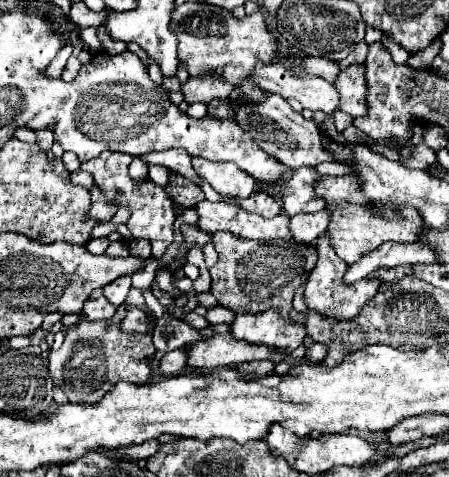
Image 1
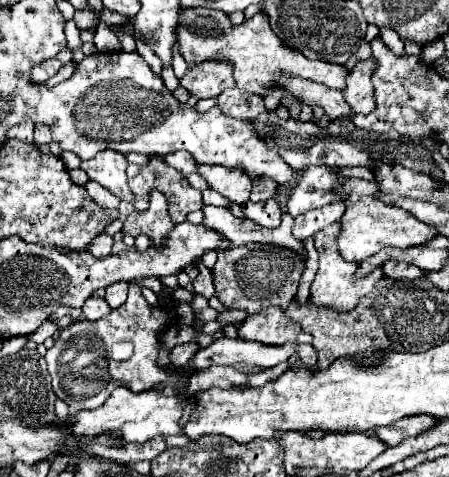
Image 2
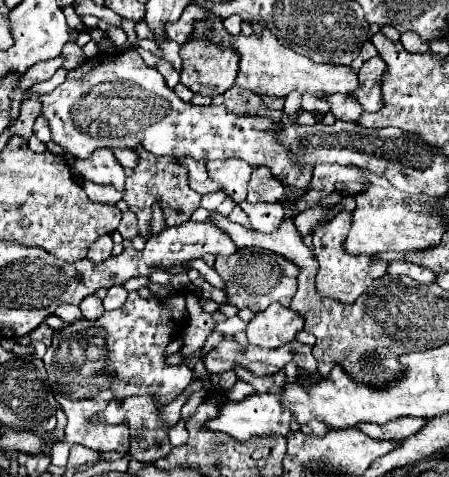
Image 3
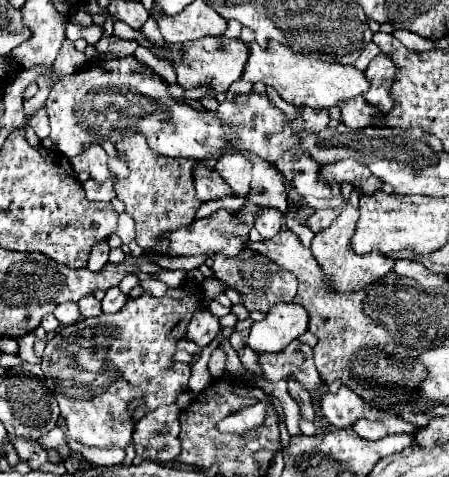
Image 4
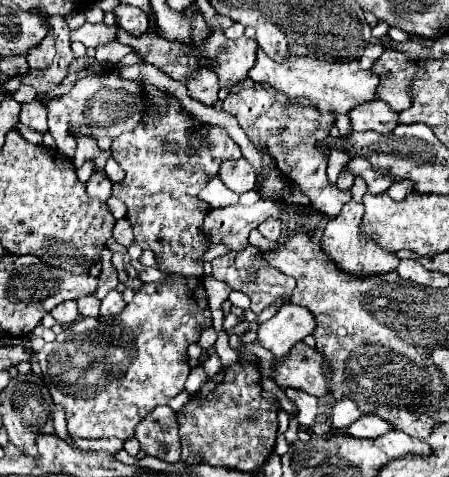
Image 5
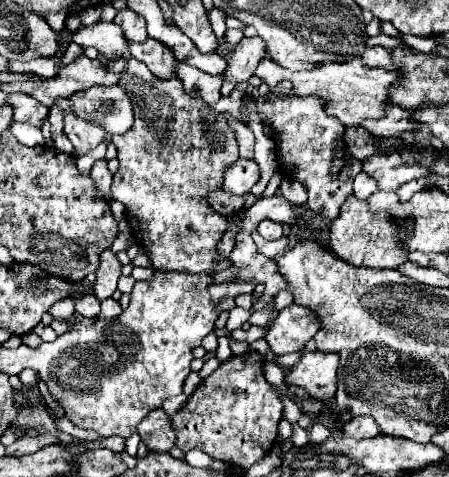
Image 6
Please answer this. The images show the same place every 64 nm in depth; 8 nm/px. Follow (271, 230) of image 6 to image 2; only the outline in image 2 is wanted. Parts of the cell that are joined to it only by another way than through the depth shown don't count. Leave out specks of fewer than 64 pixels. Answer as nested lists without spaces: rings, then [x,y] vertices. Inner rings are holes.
[[[266,200],[266,202],[246,202],[242,206],[242,212],[246,214],[248,220],[252,220],[254,224],[262,226],[262,228],[276,228],[280,226],[280,218],[282,218],[282,208],[276,200]]]

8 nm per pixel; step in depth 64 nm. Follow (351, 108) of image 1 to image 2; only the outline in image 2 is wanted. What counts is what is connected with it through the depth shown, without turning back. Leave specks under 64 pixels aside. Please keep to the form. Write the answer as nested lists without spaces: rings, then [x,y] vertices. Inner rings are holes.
[[[368,58],[348,74],[348,88],[344,88],[344,98],[352,104],[354,114],[370,114],[376,108],[372,74],[376,70],[376,60]]]

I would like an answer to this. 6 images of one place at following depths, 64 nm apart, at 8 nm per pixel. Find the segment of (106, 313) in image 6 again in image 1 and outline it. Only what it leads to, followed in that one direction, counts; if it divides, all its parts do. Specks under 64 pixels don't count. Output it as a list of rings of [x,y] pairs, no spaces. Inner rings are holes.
[[[120,278],[120,280],[114,280],[114,284],[108,284],[104,288],[104,296],[108,298],[110,304],[114,306],[120,306],[124,304],[126,296],[128,296],[128,290],[130,290],[130,278]]]

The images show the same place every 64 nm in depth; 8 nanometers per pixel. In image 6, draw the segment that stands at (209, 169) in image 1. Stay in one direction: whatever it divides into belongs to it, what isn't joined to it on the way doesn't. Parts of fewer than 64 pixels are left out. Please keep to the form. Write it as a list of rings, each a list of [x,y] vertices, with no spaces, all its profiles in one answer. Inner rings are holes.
[[[240,158],[224,172],[224,192],[234,196],[244,196],[260,180],[260,168],[254,160]]]

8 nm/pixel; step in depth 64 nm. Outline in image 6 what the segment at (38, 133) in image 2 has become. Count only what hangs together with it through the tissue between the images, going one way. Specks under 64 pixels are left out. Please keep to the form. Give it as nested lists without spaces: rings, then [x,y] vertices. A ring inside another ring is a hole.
[[[10,94],[6,98],[6,104],[12,106],[12,118],[16,122],[40,126],[42,118],[46,118],[46,114],[48,114],[48,108],[28,94]]]

